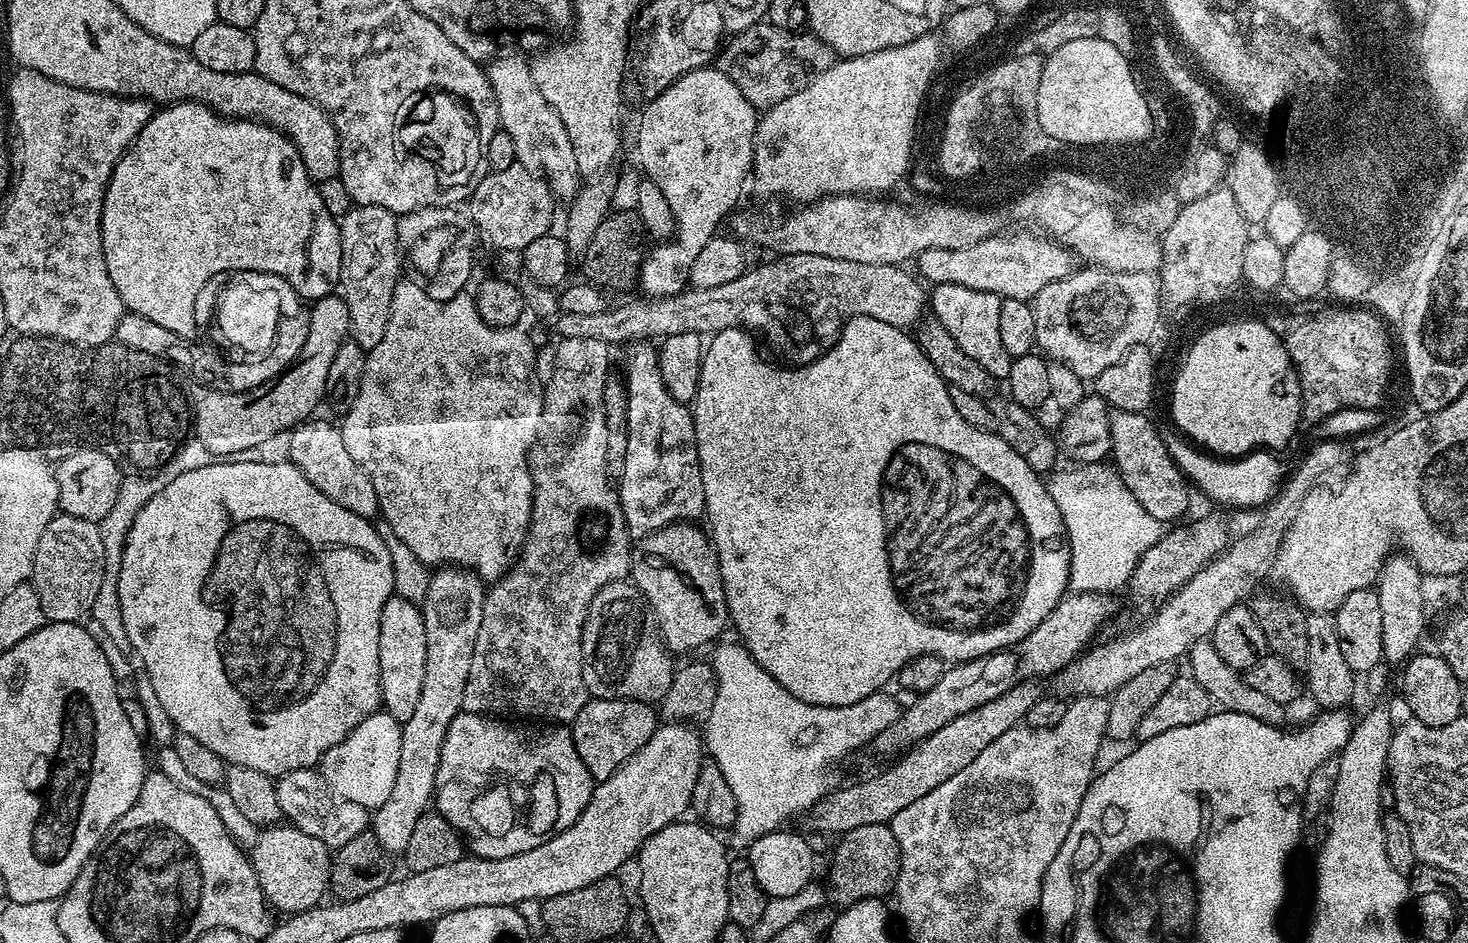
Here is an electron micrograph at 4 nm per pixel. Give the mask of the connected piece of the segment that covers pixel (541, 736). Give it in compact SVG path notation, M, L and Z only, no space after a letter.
M461 712L450 724L450 728L446 734L446 740L442 746L442 757L439 758L438 764L436 795L434 797L436 810L464 837L469 853L482 857L485 860L513 857L514 854L525 853L528 850L534 849L536 846L540 846L542 842L555 835L556 831L568 828L578 819L582 810L588 804L596 785L595 780L592 779L592 775L586 769L585 763L582 762L582 758L579 757L577 747L574 746L572 733L567 727L552 724L520 726L508 722L510 721L490 717L483 713Z

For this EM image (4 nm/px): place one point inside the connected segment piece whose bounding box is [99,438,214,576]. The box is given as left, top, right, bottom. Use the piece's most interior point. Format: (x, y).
(191, 455)

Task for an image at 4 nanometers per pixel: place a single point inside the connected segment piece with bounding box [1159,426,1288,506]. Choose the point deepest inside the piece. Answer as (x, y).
(1257, 478)

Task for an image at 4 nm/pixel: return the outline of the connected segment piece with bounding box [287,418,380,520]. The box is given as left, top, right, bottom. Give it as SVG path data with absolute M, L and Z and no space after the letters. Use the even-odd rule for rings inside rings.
M309 418L291 429L287 437L287 459L295 468L302 470L302 474L306 474L306 478L310 478L310 482L314 482L314 486L318 486L318 490L330 498L330 502L346 506L346 510L358 514L363 520L372 520L380 510L378 494L374 494L374 482L370 482L366 470L358 466L354 458L350 458L339 427L335 423L327 424L324 420L316 419Z

